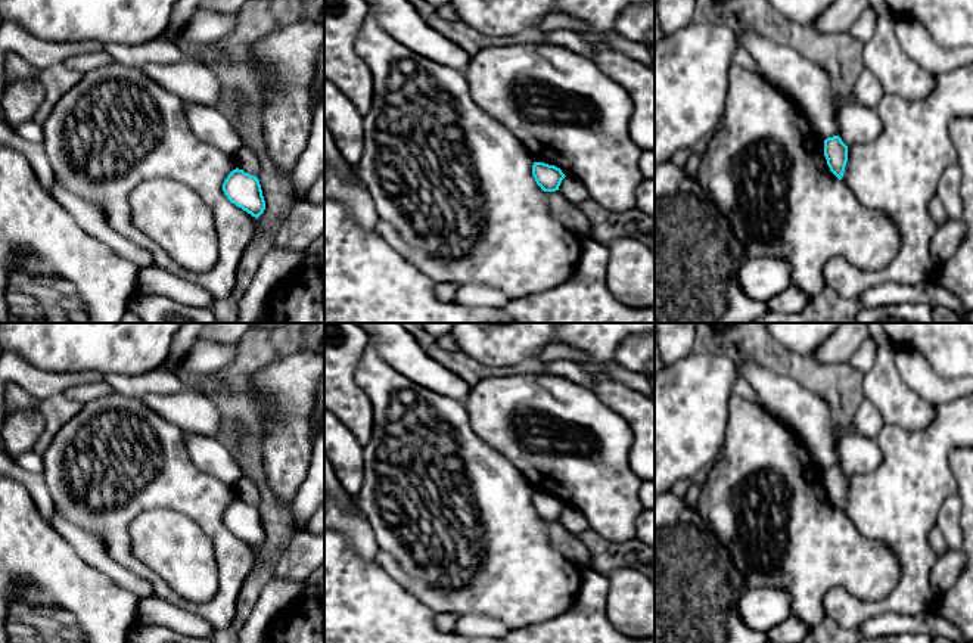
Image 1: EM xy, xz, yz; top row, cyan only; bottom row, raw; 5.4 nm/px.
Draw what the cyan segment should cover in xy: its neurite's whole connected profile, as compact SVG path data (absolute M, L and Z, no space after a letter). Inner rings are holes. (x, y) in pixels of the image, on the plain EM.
M236 498L227 506L223 513L223 522L231 534L255 549L265 540L265 531L258 507L251 506L243 500Z

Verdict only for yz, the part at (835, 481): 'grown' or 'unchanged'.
unchanged

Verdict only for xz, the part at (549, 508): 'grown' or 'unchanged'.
unchanged

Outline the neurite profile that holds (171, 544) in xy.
M170 509L149 510L131 522L130 535L134 556L177 594L196 603L215 597L220 585L215 549L211 538L190 518Z

